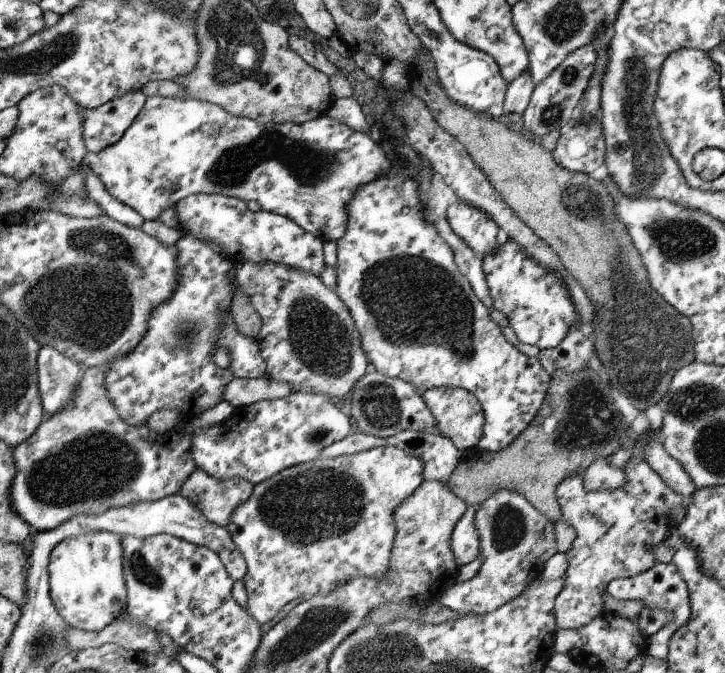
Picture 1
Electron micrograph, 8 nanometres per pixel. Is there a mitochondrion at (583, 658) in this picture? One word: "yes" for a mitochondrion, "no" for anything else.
no

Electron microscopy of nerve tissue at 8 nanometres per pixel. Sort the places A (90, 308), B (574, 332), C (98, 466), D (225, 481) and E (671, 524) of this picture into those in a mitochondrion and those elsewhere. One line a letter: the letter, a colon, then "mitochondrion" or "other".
A: mitochondrion
B: other
C: mitochondrion
D: other
E: other

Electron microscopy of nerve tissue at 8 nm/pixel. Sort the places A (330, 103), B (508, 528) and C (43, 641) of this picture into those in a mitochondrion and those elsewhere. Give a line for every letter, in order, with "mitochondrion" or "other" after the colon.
A: other
B: mitochondrion
C: mitochondrion

